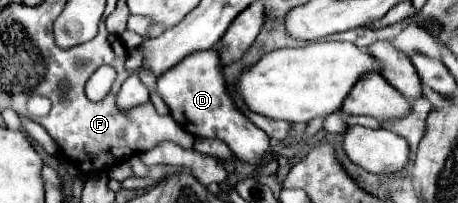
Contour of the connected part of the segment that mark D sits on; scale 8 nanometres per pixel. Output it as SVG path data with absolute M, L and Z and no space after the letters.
M210 48L204 52L194 52L176 68L168 70L158 78L156 84L158 96L166 102L170 108L172 118L186 128L192 136L202 136L202 138L218 138L228 144L228 148L246 162L260 160L268 148L270 148L270 138L266 136L264 130L254 126L234 104L234 100L226 92L226 80L222 76L222 64L218 50Z

